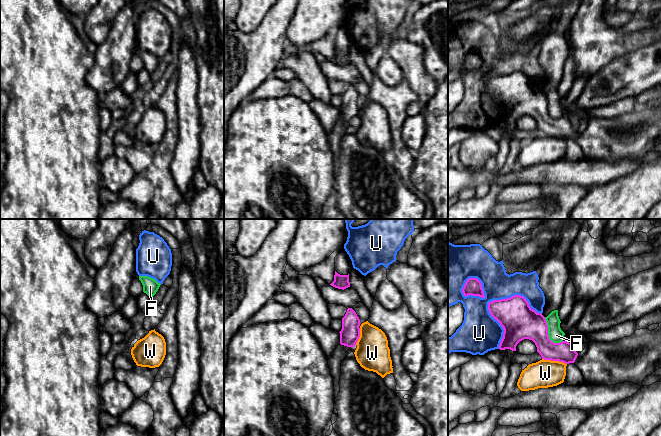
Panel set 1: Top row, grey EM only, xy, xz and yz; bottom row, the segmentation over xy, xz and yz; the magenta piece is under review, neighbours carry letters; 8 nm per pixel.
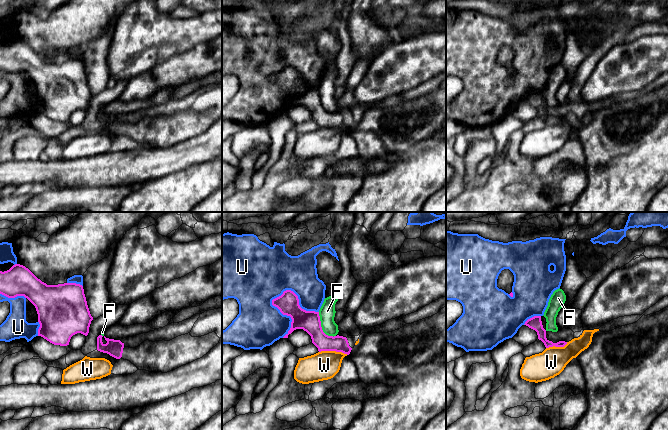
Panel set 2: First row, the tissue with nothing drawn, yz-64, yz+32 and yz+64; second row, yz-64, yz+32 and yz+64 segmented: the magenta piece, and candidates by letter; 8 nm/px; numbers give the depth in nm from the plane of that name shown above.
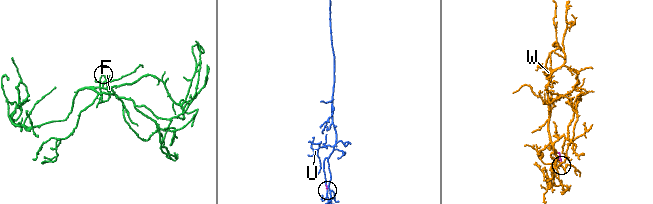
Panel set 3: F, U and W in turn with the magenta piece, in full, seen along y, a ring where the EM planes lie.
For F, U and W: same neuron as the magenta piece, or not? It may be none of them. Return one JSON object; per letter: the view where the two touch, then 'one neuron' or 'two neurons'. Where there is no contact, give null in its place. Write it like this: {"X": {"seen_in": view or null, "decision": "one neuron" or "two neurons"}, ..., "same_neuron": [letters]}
{"F": {"seen_in": "yz", "decision": "two neurons"}, "U": {"seen_in": "yz", "decision": "two neurons"}, "W": {"seen_in": "yz", "decision": "two neurons"}, "same_neuron": []}

